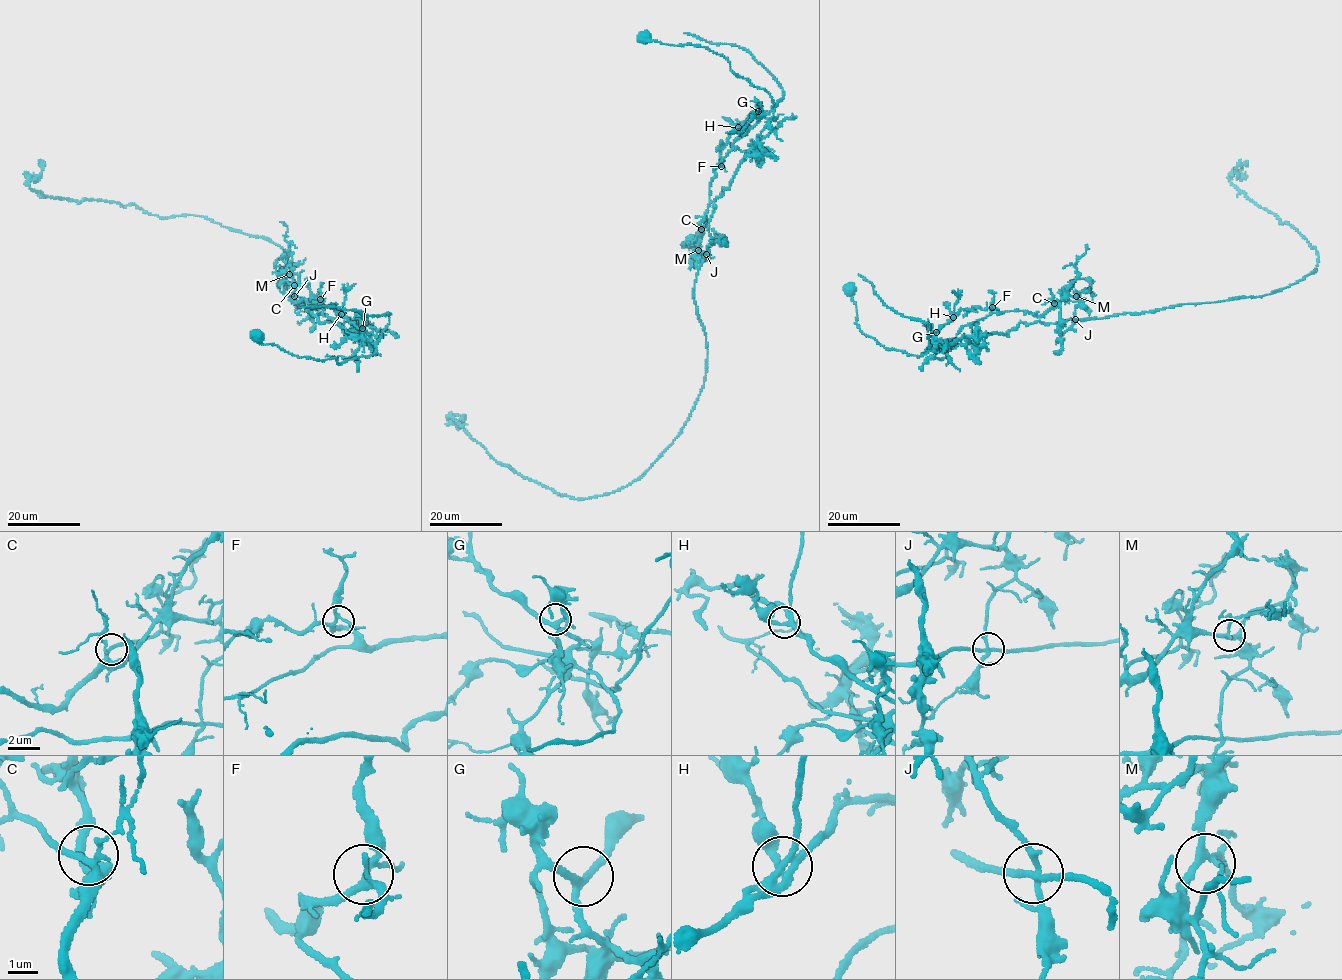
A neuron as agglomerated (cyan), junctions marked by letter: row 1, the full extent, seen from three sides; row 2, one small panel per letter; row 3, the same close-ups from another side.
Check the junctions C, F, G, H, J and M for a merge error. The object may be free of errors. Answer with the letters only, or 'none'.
J

